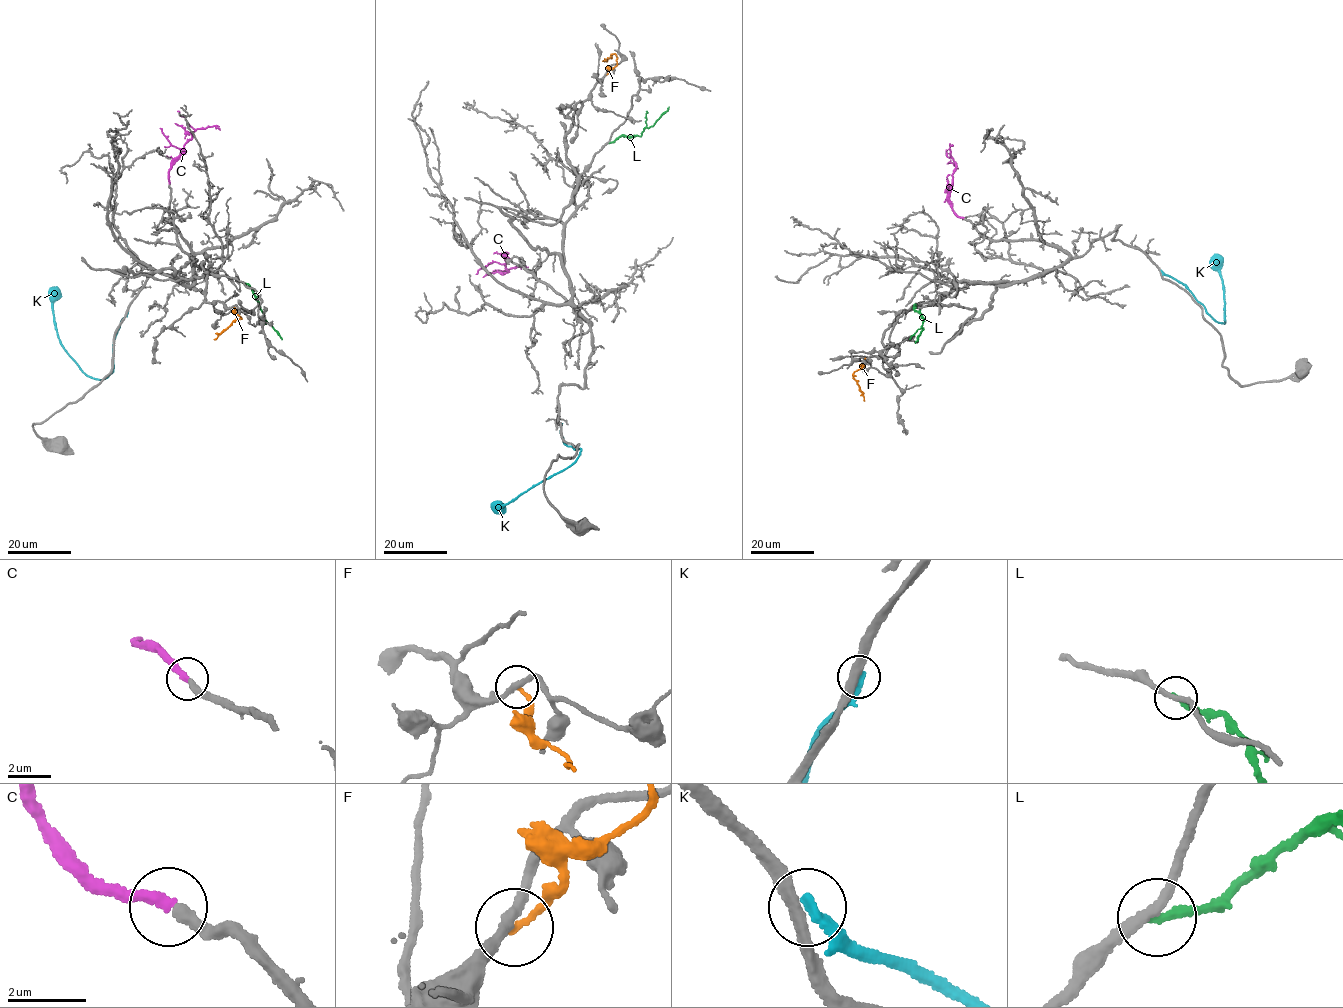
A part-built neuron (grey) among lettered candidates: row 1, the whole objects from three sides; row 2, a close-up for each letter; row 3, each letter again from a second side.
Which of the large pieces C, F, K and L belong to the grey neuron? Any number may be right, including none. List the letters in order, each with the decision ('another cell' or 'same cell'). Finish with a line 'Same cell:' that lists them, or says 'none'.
C: same cell
F: another cell
K: another cell
L: another cell
Same cell: C

